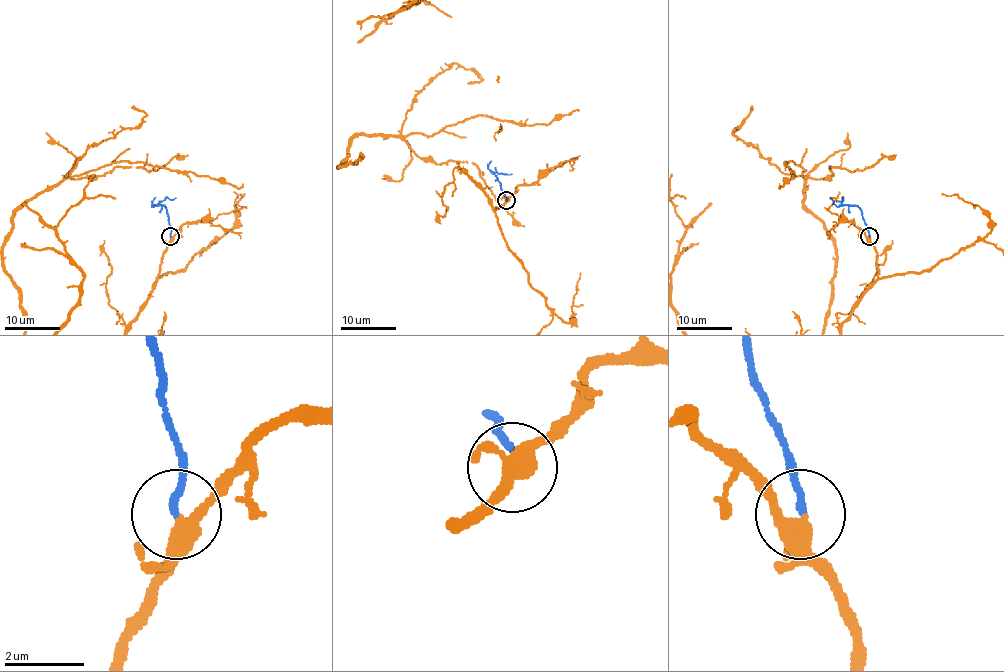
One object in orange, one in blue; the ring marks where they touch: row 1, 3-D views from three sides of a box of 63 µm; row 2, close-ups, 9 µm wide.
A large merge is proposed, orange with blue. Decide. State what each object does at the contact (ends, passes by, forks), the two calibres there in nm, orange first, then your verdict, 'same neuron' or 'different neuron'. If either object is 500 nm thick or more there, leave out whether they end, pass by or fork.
orange forks there; blue ends there; 320 nm thick on the orange side, 170 nm on the other; same neuron

